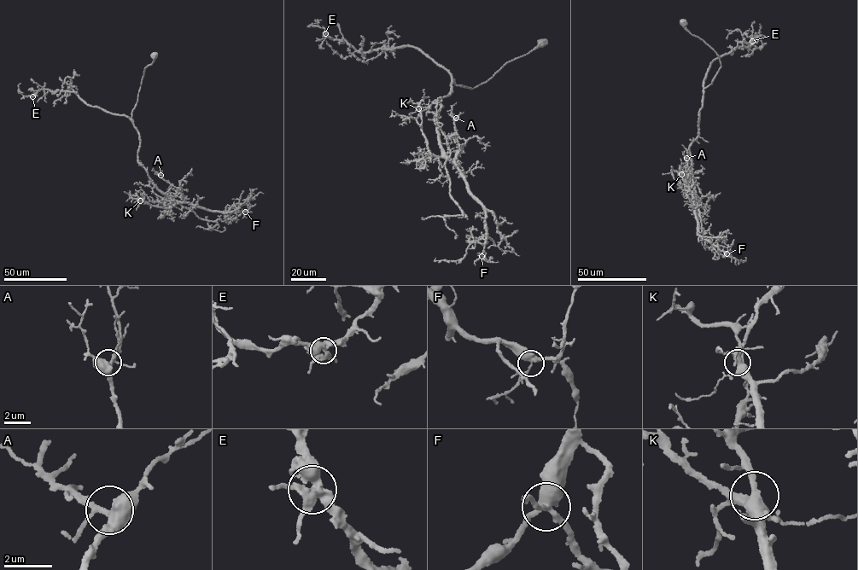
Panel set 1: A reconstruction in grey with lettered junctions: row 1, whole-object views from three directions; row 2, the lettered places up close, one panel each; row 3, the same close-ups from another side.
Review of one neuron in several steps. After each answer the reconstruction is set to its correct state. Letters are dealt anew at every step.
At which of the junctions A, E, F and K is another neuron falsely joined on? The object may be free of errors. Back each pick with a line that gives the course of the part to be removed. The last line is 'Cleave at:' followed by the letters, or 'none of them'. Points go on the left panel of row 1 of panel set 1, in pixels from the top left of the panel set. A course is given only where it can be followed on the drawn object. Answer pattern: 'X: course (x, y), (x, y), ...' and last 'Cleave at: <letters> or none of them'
Cleave at: none of them

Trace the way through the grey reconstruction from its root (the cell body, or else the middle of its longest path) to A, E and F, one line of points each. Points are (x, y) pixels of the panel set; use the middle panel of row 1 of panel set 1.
A: (542, 43), (472, 89), (453, 79), (433, 102), (452, 159), (466, 142), (456, 118)
E: (542, 43), (471, 89), (456, 84), (448, 71), (415, 48), (403, 45), (362, 52), (325, 32)
F: (542, 43), (472, 89), (453, 79), (433, 102), (445, 155), (484, 210), (481, 256)

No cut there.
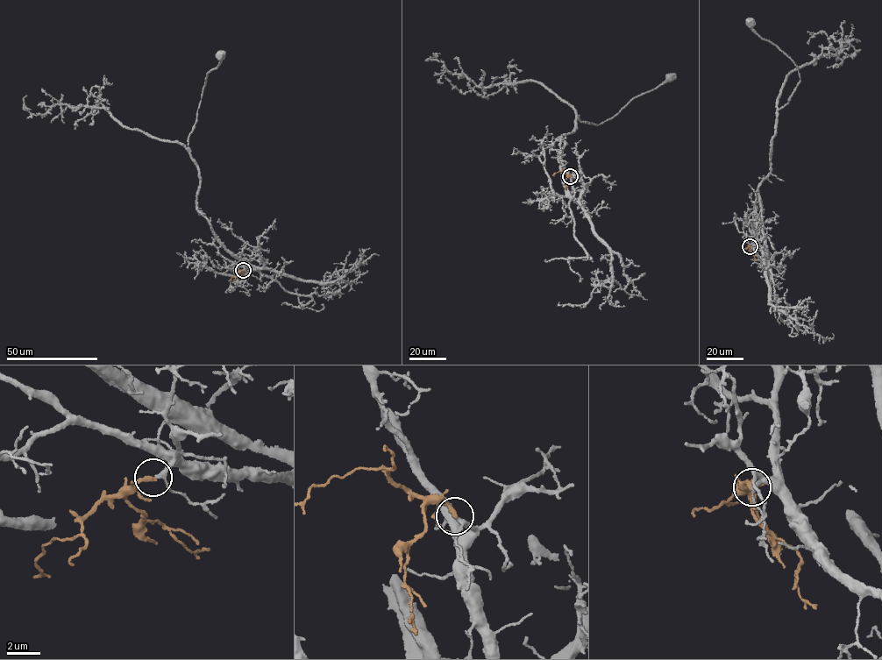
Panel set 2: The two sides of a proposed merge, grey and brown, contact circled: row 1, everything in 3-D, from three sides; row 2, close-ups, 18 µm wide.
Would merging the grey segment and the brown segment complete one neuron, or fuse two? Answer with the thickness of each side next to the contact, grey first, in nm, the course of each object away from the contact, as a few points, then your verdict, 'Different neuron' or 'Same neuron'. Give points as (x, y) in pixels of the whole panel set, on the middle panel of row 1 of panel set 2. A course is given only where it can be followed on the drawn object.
Thickness 180 nm (grey) against 280 nm. Course of grey: (570, 176), (573, 197), (561, 168), (565, 144), (557, 139), (577, 128), (578, 115), (597, 125), (671, 77). Course of brown: (570, 176), (559, 171), (552, 175). Same neuron

